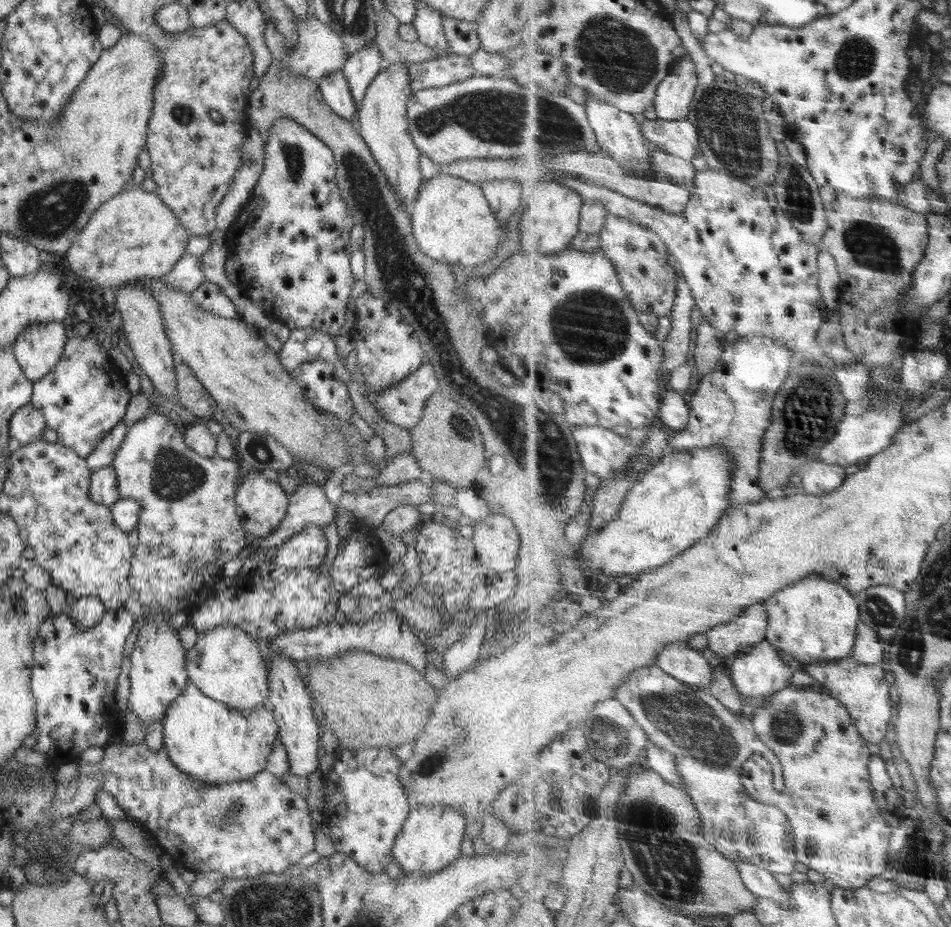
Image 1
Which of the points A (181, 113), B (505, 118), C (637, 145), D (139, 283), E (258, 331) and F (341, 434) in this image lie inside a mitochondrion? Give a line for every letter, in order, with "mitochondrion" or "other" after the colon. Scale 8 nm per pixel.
A: mitochondrion
B: mitochondrion
C: other
D: other
E: other
F: mitochondrion

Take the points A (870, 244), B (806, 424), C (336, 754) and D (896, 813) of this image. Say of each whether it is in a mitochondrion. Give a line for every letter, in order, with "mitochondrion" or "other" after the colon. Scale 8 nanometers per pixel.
A: mitochondrion
B: mitochondrion
C: other
D: other

